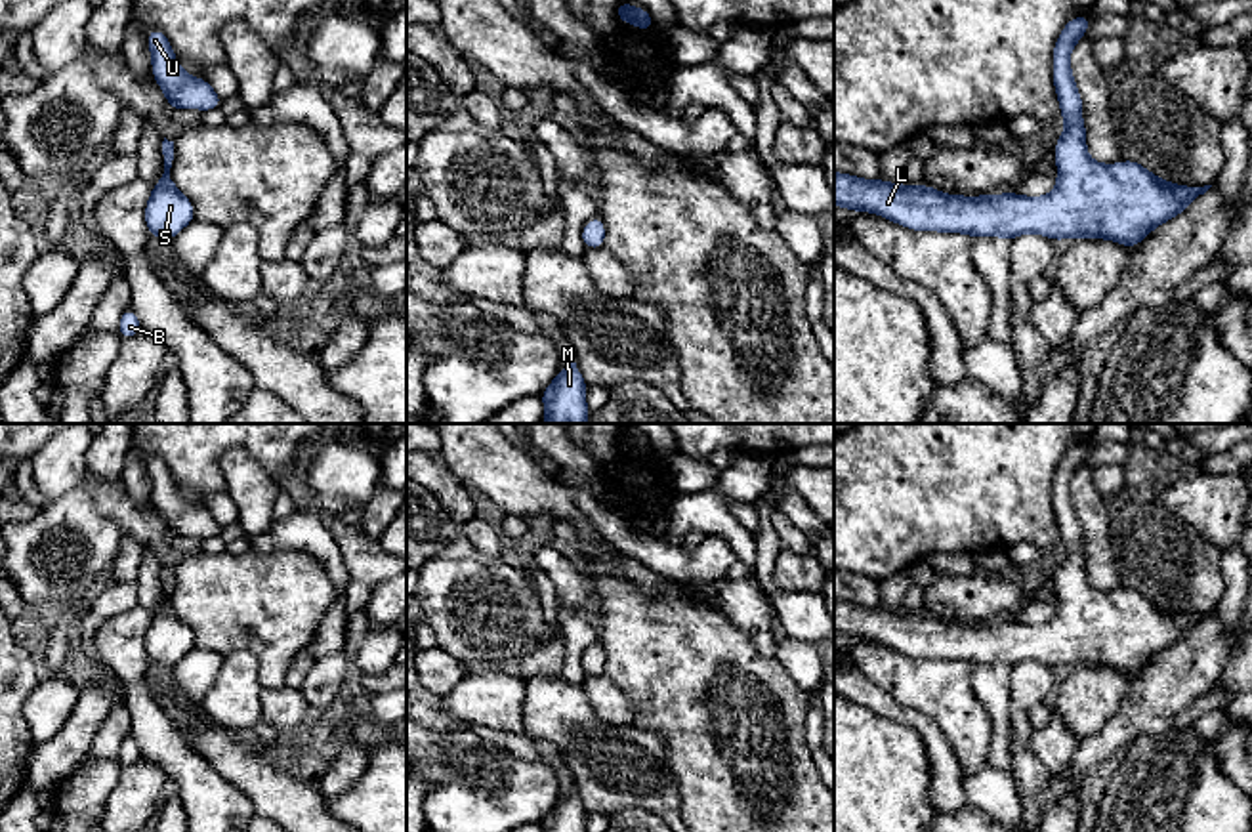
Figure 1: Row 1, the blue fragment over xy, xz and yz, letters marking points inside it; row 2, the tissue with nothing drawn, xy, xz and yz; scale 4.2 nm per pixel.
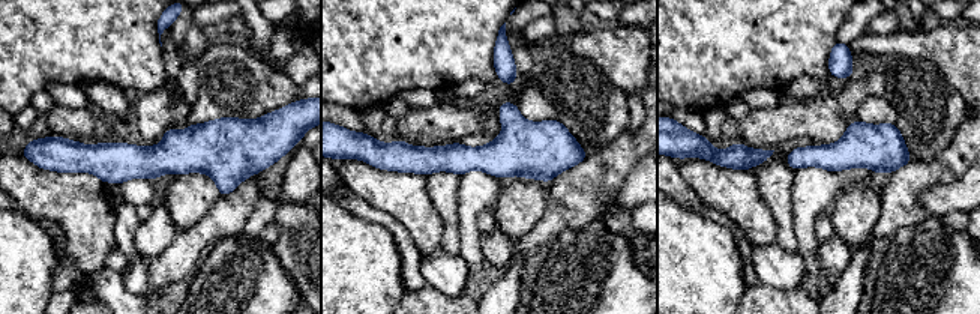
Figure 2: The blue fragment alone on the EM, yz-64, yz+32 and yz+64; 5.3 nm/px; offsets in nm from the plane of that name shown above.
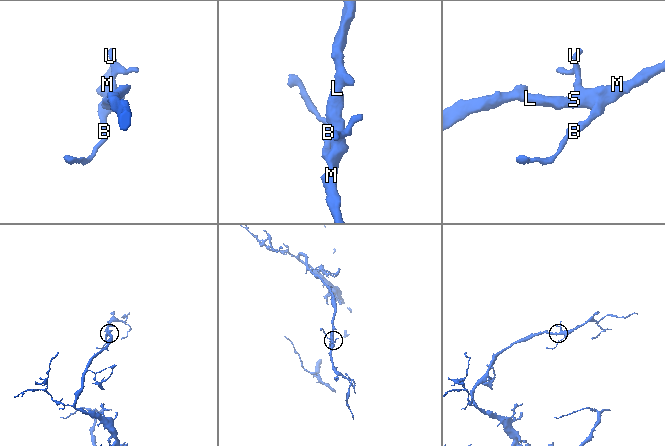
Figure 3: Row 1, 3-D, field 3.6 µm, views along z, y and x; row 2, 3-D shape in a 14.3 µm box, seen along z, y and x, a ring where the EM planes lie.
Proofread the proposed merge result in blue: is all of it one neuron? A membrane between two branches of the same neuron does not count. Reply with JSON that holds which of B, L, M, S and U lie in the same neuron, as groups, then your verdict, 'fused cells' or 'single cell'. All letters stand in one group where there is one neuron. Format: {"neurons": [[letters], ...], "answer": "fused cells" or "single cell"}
{"neurons": [["B", "L", "M", "S", "U"]], "answer": "single cell"}

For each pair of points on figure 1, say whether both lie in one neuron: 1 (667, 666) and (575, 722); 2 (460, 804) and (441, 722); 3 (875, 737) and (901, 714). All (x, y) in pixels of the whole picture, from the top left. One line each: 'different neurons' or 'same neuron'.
1: different neurons
2: different neurons
3: different neurons

